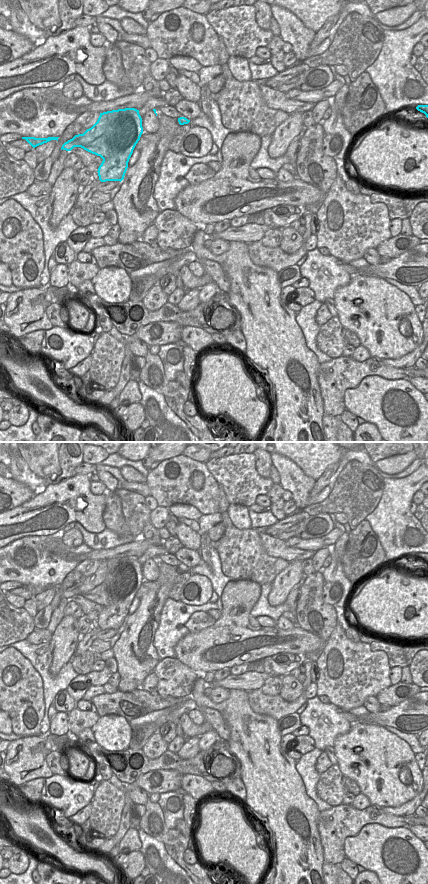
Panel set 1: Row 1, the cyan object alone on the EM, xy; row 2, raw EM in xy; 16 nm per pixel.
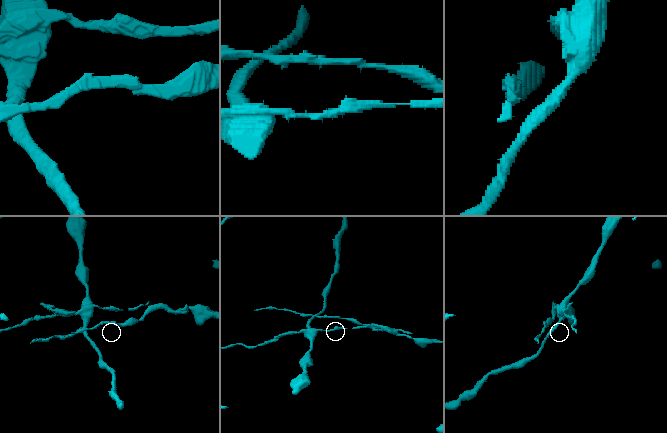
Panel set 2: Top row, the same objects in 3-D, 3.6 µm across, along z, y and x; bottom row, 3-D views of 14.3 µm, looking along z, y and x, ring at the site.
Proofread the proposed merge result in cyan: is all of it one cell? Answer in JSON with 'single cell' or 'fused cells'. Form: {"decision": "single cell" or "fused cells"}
{"decision": "fused cells"}

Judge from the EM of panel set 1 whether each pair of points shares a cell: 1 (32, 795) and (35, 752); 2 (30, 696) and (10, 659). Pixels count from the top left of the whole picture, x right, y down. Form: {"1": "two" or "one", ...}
{"1": "two", "2": "one"}

